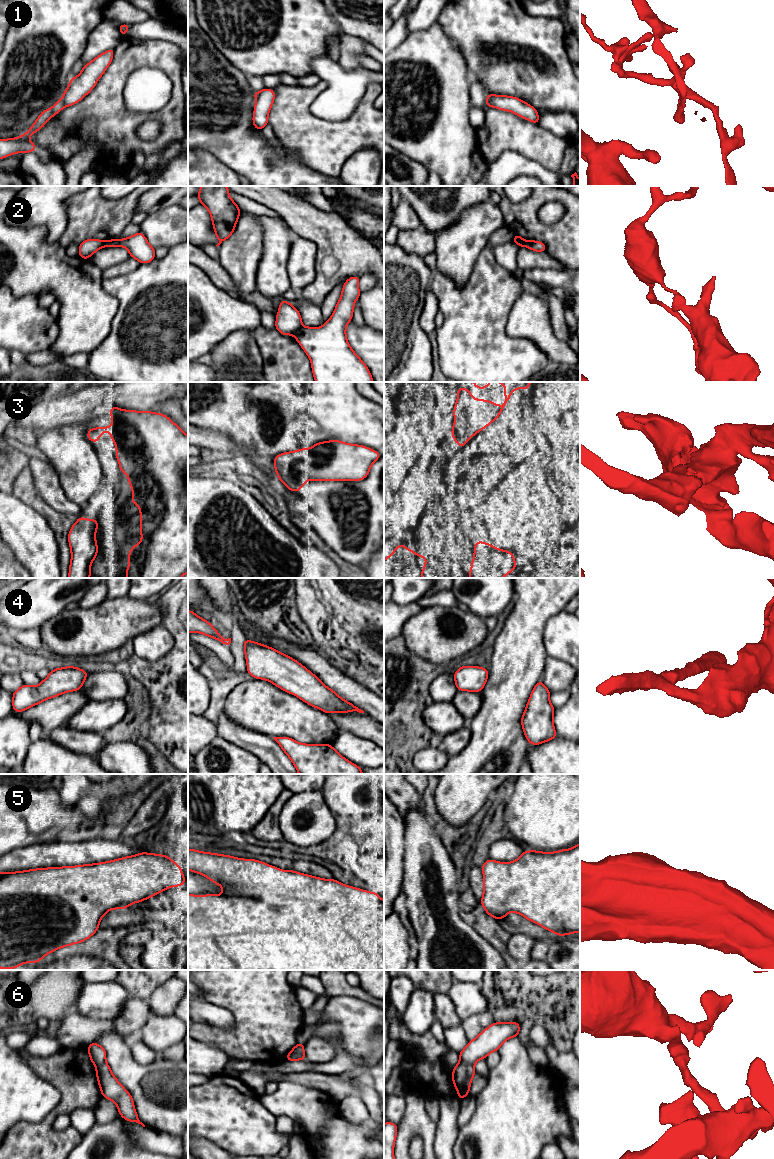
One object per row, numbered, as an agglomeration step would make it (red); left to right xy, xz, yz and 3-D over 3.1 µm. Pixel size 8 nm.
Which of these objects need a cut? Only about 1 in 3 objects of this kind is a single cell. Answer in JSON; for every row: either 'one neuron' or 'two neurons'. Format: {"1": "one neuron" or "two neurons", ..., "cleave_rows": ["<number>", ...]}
{"1": "two neurons", "2": "two neurons", "3": "one neuron", "4": "one neuron", "5": "one neuron", "6": "two neurons", "cleave_rows": ["1", "2", "6"]}

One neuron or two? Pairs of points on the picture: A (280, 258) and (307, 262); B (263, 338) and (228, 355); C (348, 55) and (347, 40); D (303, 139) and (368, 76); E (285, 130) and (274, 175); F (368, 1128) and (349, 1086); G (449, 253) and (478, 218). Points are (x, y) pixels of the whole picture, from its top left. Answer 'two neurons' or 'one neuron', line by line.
A: two neurons
B: two neurons
C: one neuron
D: two neurons
E: two neurons
F: two neurons
G: one neuron

